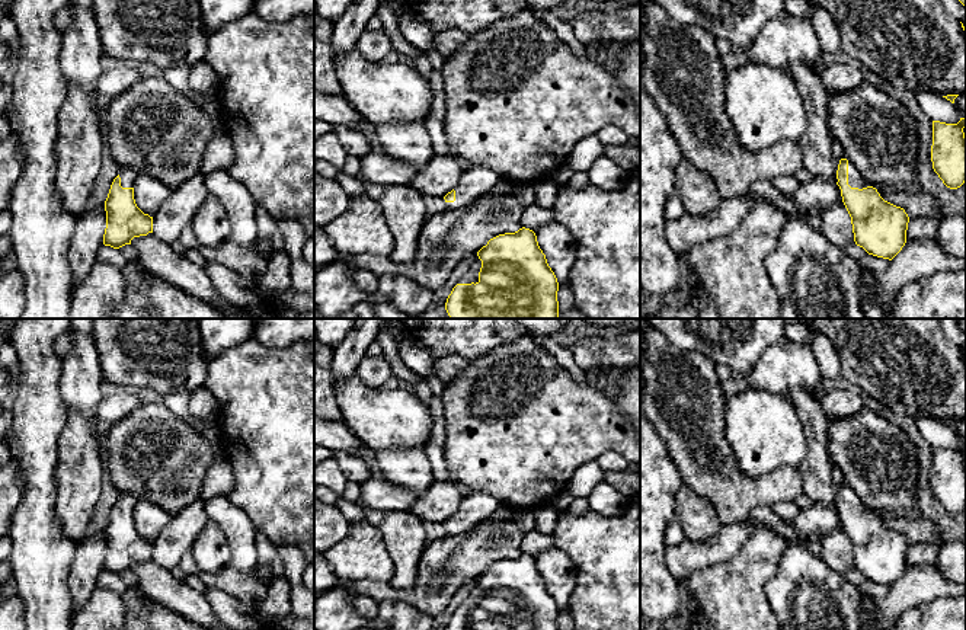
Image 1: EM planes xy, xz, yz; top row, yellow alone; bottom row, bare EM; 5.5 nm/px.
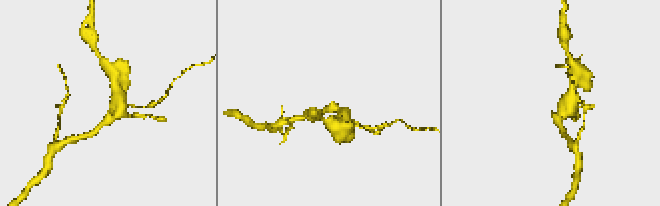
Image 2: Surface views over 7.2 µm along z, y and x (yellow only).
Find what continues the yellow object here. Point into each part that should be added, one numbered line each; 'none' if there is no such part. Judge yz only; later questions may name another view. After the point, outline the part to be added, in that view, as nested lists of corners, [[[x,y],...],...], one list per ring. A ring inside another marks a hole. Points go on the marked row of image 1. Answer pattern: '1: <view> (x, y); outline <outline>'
1: yz (854, 181); outline [[[848,162],[848,185],[851,188],[858,188],[858,189],[869,186],[867,183],[861,180],[858,170],[851,162]]]

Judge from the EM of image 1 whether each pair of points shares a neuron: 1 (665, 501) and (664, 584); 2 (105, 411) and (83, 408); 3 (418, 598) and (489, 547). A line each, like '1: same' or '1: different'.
1: same
2: different
3: same

